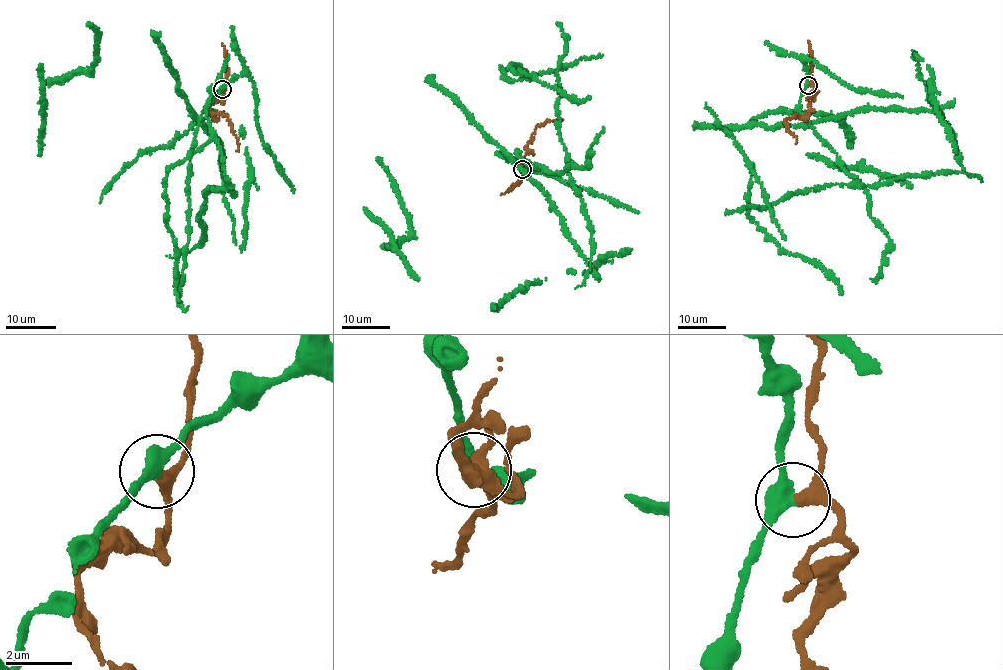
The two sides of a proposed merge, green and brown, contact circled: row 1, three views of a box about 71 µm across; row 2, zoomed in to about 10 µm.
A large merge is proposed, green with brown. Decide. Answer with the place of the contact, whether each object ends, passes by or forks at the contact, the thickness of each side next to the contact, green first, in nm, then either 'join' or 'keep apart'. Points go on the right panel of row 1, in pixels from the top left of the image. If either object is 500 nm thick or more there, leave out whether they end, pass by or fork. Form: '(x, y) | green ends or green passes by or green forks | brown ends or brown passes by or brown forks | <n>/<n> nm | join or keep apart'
(808, 85) | green passes by | brown passes by | 400/240 nm | keep apart

